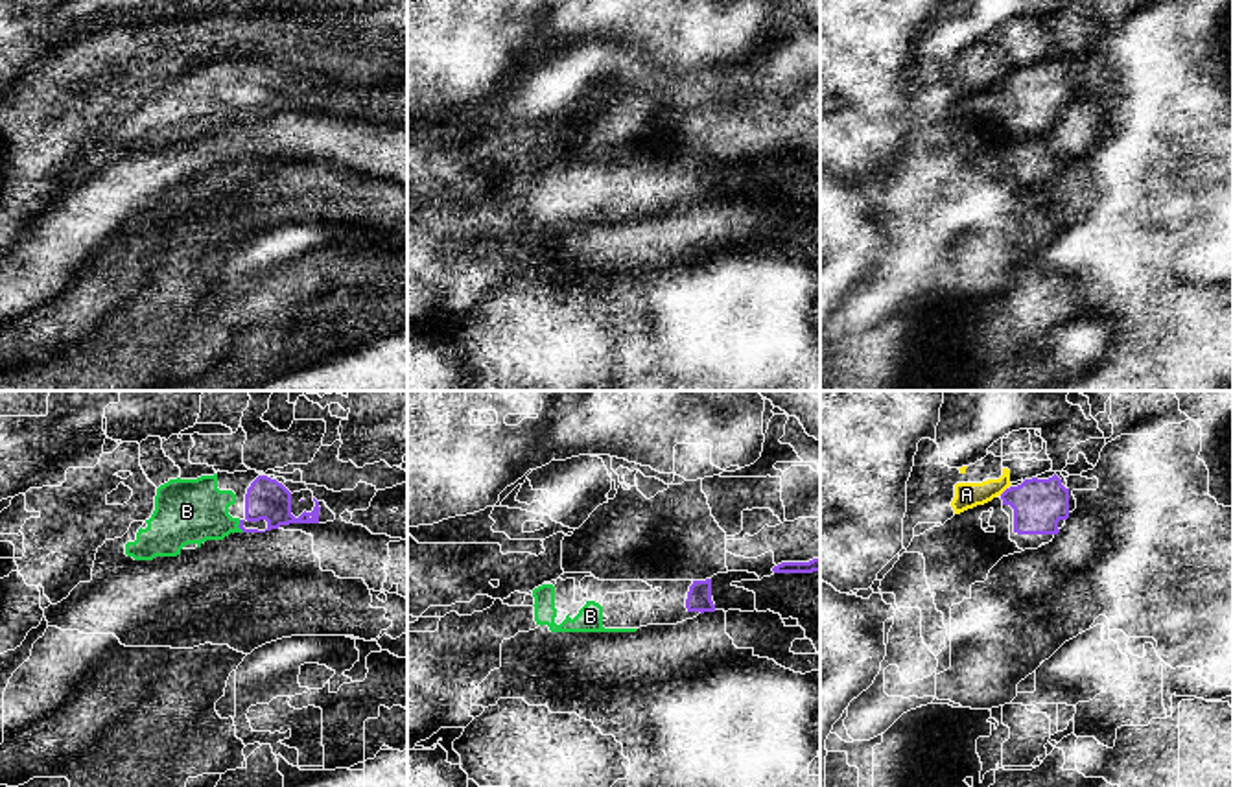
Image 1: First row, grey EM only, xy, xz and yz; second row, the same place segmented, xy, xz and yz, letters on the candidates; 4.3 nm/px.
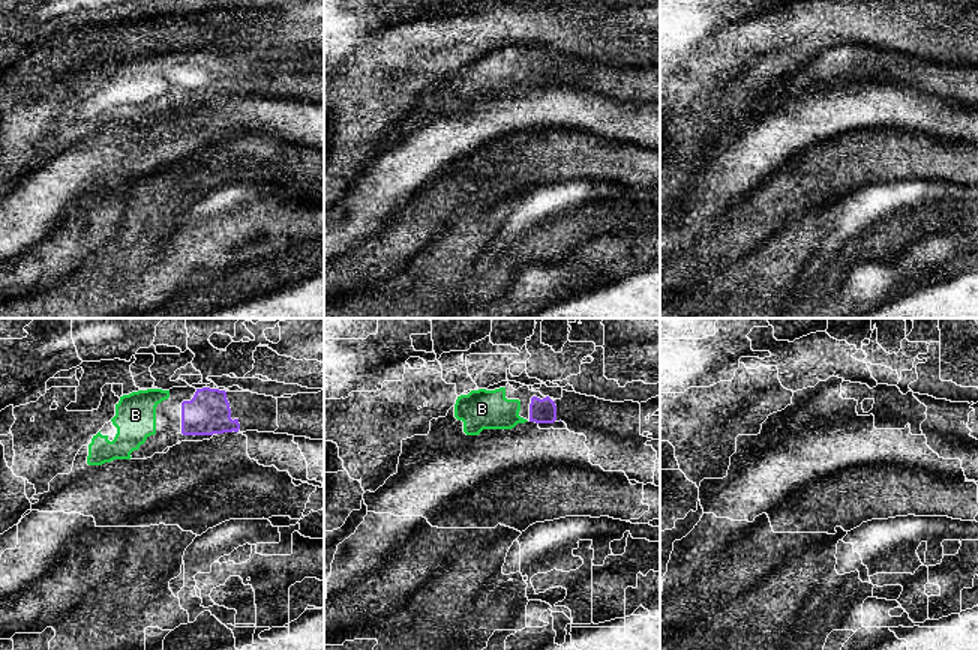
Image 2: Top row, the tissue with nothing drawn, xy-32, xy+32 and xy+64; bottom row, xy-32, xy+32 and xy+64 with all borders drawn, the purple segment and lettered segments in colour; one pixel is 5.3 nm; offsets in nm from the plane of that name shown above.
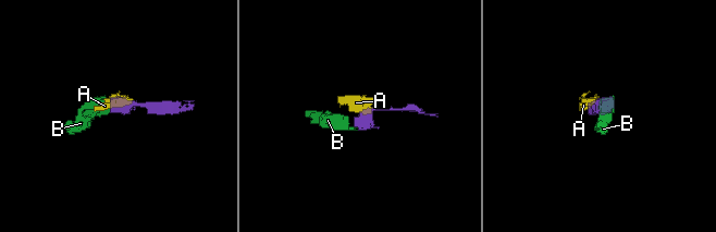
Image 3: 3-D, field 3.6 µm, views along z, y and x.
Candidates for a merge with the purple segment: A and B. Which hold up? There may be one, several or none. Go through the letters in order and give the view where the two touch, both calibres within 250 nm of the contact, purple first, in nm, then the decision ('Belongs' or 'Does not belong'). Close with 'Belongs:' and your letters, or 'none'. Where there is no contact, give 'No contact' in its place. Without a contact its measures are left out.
A: Touches purple in yz. Thickness 220 nm (purple) against 110 nm. Does not belong
B: Touches purple in xy. Thickness 180 nm (purple) against 280 nm. Belongs
Belongs: B

